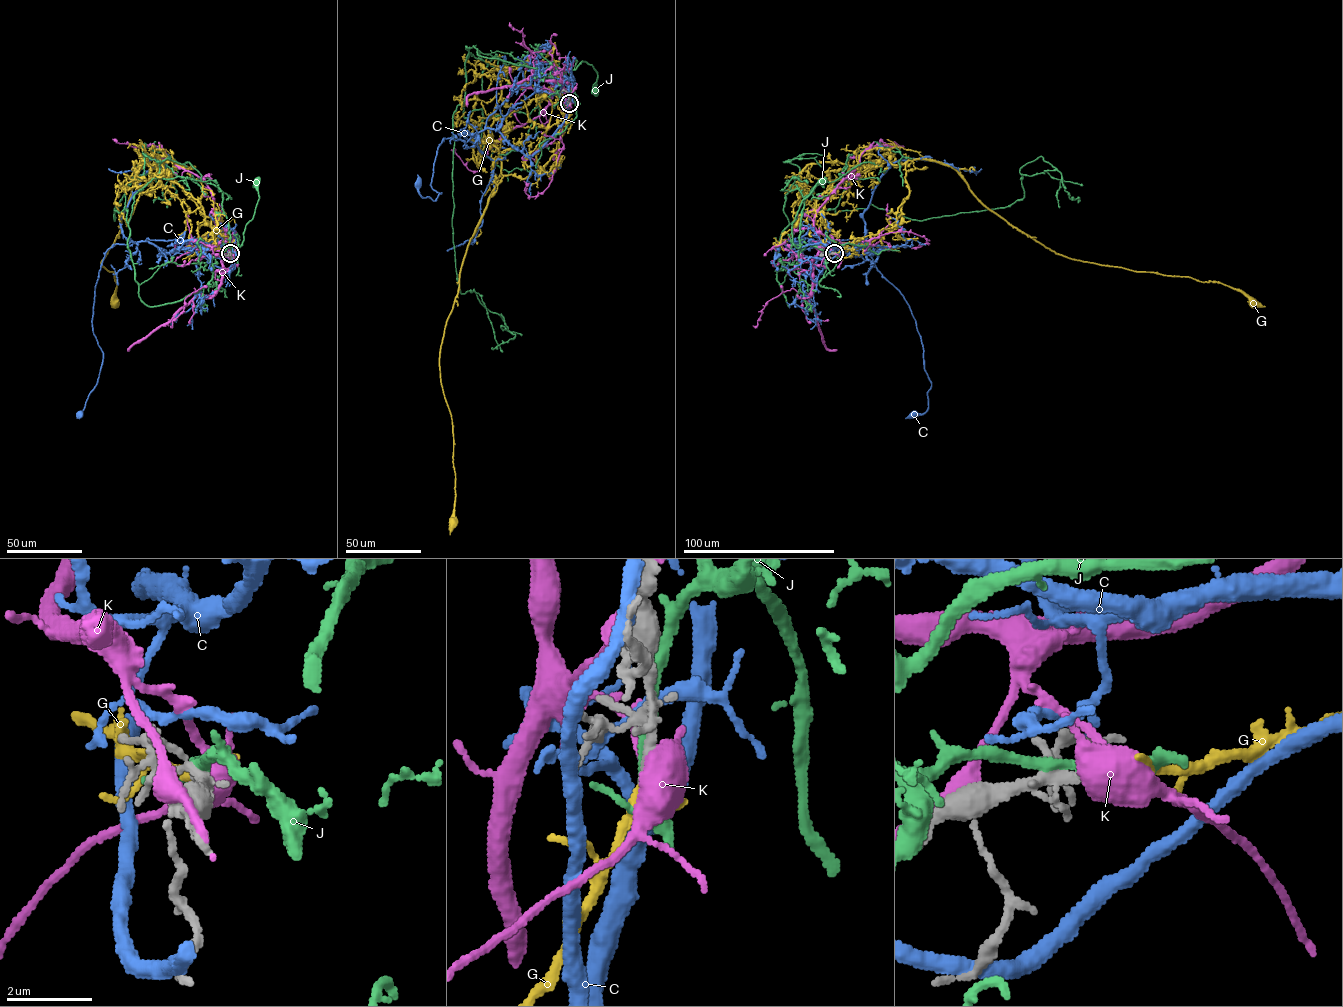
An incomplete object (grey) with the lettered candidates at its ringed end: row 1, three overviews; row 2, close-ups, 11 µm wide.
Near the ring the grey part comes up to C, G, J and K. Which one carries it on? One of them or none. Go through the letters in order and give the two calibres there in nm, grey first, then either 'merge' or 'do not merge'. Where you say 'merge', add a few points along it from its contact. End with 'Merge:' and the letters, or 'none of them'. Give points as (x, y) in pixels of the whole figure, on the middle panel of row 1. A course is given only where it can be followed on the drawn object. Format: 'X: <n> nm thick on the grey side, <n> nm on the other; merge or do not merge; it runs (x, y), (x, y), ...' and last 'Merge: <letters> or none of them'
C: 150 nm thick on the grey side, 180 nm on the other; do not merge
G: 200 nm thick on the grey side, 180 nm on the other; merge; it runs (569, 103), (538, 148), (543, 171), (498, 178), (461, 266), (439, 354), (453, 436), (453, 523)
J: 240 nm thick on the grey side, 240 nm on the other; do not merge
K: 170 nm thick on the grey side, 500 nm on the other; do not merge
Merge: G

